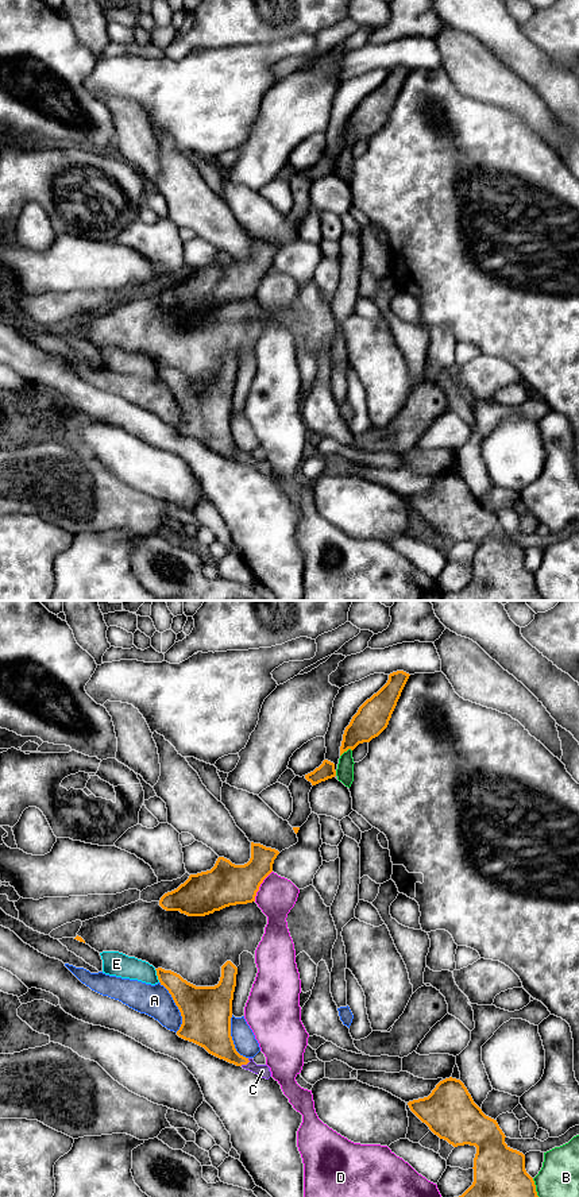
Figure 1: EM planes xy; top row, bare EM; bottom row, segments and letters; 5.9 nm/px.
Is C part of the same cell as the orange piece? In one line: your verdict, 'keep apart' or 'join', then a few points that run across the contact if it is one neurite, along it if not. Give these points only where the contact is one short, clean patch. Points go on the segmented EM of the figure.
join

